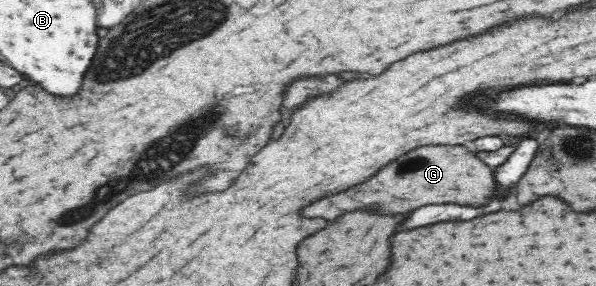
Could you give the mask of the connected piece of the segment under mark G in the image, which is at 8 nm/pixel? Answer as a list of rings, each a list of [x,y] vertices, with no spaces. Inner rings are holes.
[[[419,146],[403,158],[397,158],[389,166],[383,166],[379,174],[367,182],[353,186],[345,192],[321,198],[311,206],[305,206],[301,214],[305,218],[325,218],[335,220],[345,212],[357,208],[373,208],[379,214],[399,214],[411,212],[427,204],[467,204],[483,206],[489,196],[495,194],[495,178],[487,164],[473,156],[465,146]],[[403,160],[403,170],[401,170]],[[403,194],[403,200],[401,200]]]

